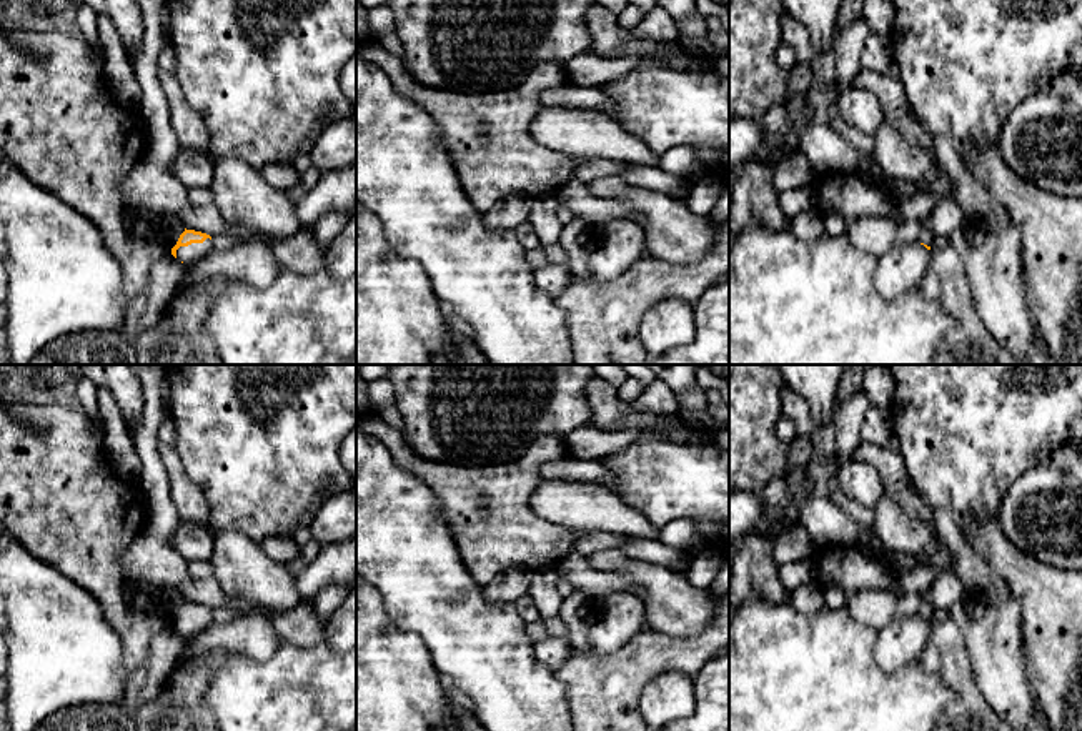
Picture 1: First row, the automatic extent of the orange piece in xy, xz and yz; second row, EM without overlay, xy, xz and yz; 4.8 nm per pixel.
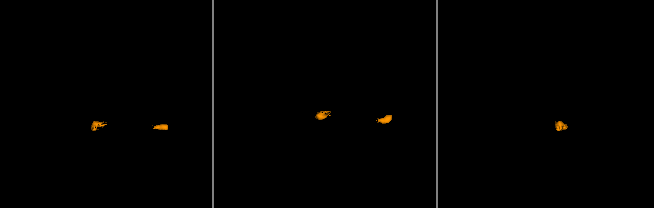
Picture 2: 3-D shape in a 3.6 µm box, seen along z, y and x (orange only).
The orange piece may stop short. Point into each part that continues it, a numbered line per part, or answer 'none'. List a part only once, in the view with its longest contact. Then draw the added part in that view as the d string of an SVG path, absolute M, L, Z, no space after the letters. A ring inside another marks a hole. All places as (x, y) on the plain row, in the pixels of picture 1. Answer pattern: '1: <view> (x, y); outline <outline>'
1: xy (183, 626); outline M206 611L203 616L191 616L188 619L180 619L176 623L176 633L180 633L186 638L211 623L213 623L211 613Z

